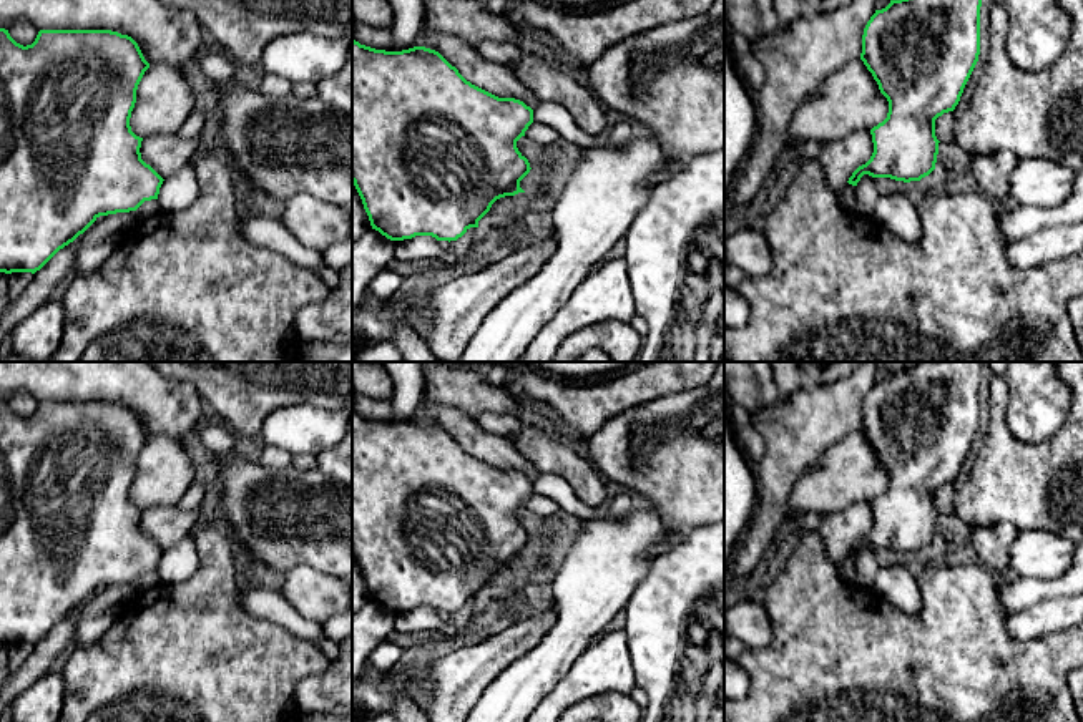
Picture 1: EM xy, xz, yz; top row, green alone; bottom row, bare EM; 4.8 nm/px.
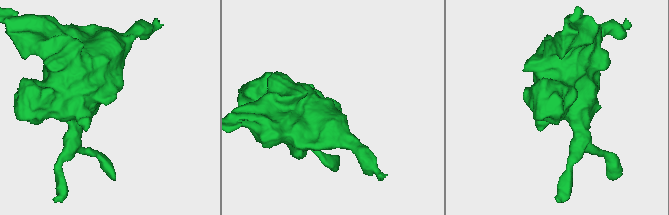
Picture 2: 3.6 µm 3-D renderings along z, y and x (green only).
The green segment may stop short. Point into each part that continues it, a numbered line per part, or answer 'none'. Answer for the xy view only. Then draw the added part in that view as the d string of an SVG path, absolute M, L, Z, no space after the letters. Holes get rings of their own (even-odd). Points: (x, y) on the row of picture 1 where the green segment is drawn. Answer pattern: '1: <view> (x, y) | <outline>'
none

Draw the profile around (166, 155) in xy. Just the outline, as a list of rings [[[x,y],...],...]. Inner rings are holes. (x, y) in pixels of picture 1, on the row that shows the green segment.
[[[203,133],[184,139],[174,134],[154,134],[143,138],[141,159],[149,164],[163,179],[168,179],[201,156]]]

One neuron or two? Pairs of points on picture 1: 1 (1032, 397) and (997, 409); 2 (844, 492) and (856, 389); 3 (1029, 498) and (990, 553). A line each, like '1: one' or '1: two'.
1: two
2: two
3: two

